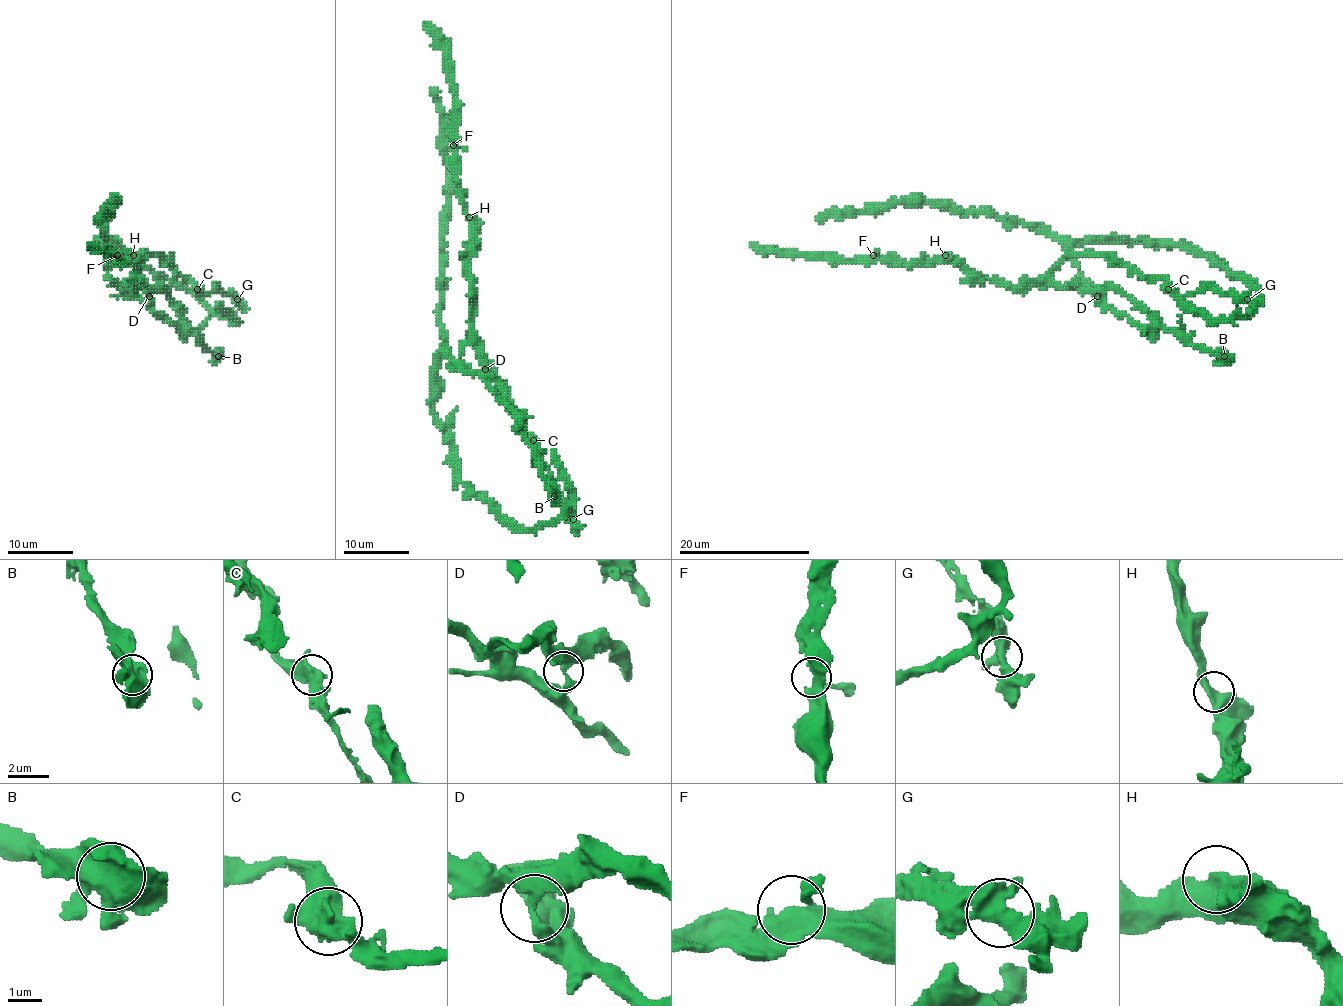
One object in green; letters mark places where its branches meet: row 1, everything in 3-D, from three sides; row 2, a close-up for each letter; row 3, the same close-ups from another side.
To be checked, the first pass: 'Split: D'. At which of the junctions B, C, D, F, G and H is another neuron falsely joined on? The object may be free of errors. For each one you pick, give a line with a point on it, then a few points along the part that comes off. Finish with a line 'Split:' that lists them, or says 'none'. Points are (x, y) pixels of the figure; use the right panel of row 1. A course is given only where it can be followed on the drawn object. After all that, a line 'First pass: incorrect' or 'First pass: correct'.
D: (1097, 296) | (1096, 296), (1075, 285), (996, 283), (975, 278), (945, 262), (835, 262), (764, 254), (751, 242)
Split: D
First pass: correct

